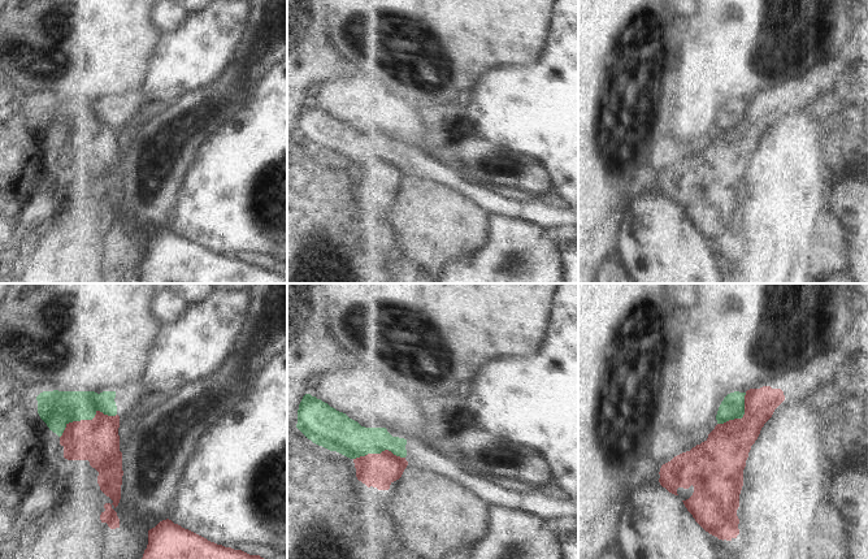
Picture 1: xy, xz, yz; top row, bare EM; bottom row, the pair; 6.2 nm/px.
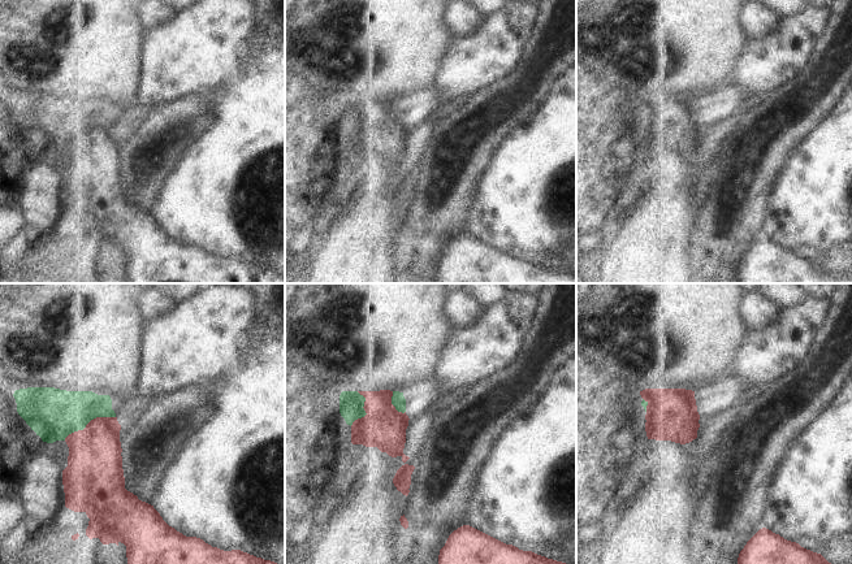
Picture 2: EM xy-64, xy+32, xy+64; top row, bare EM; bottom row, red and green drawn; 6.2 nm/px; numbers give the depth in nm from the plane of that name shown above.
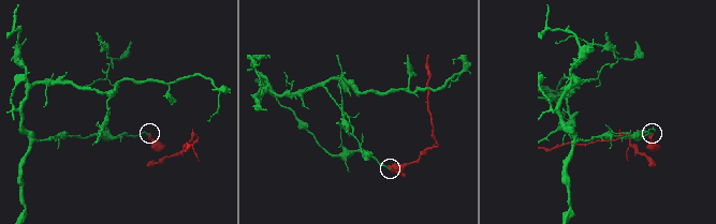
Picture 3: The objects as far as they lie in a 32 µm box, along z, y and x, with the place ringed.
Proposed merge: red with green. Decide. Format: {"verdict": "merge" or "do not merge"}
{"verdict": "do not merge"}

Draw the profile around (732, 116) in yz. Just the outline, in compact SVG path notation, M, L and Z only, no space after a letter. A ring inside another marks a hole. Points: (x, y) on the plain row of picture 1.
M734 100L724 107L716 124L717 133L724 133L729 129L743 126L745 104L746 101Z

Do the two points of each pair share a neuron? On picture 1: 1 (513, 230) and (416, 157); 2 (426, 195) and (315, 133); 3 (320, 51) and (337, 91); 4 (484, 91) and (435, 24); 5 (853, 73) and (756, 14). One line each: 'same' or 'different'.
1: different
2: different
3: different
4: different
5: different

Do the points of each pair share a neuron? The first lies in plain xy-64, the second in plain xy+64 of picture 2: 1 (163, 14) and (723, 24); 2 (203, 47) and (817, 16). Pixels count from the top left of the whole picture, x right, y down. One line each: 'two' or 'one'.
1: two
2: one

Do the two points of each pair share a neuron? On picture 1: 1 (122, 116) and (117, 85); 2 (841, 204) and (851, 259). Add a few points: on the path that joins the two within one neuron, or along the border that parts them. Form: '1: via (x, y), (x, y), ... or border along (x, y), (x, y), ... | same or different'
1: border along (139, 90), (125, 94), (116, 100) | different
2: via (854, 217), (854, 246) | same

